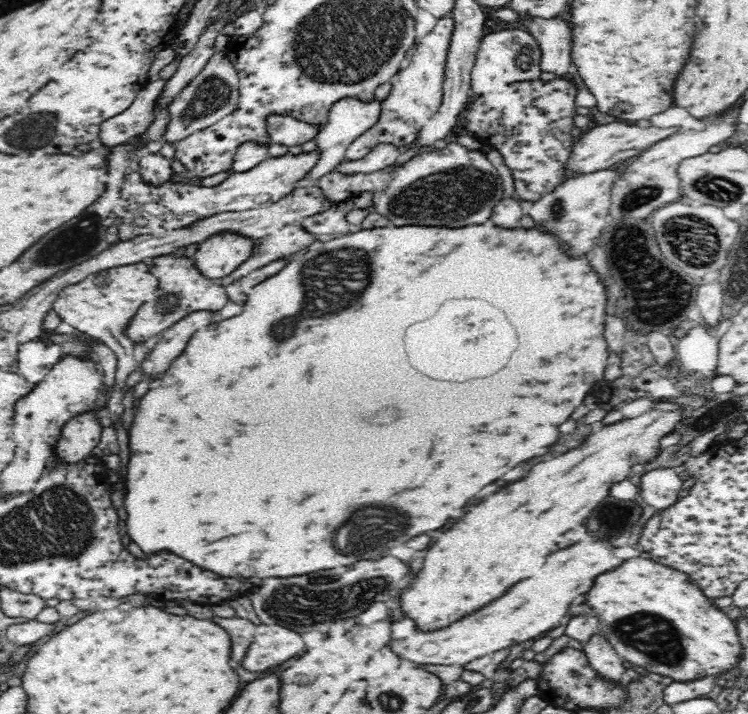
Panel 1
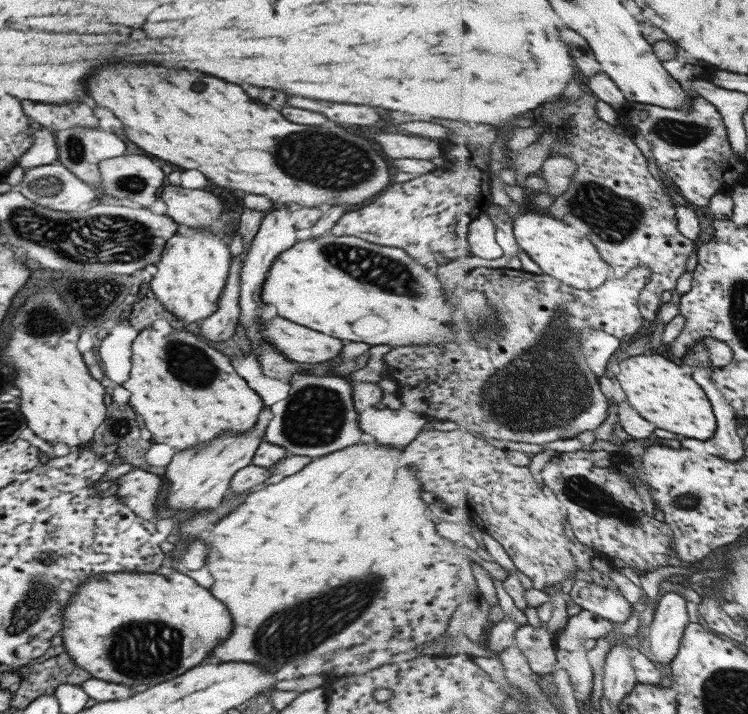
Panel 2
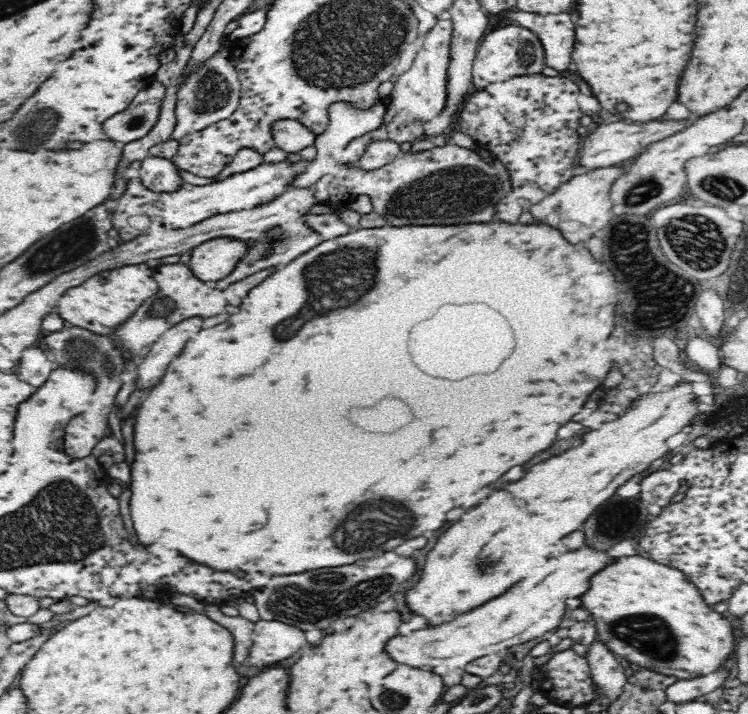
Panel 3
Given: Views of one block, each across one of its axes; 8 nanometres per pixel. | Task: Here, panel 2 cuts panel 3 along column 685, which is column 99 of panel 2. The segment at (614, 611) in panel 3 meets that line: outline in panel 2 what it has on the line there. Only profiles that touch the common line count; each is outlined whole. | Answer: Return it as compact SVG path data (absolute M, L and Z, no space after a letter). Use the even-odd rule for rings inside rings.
M179 571L171 575L106 573L88 577L70 597L62 611L59 635L70 658L94 678L151 687L172 680L206 660L218 640L226 638L232 630L228 616L220 600Z

